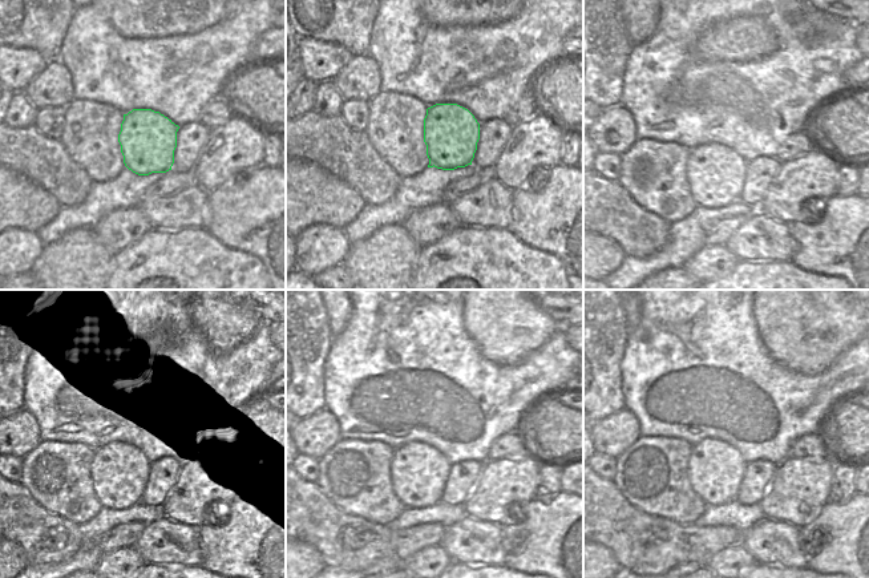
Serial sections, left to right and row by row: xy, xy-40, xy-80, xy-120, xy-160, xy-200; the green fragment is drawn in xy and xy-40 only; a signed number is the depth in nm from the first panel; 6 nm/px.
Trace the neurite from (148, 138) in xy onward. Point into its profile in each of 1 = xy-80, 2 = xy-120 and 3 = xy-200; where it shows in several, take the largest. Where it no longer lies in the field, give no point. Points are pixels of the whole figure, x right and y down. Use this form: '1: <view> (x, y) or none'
1: xy-80 (715, 173)
2: xy-120 (120, 472)
3: xy-200 (715, 469)

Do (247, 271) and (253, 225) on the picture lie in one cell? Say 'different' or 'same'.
different

